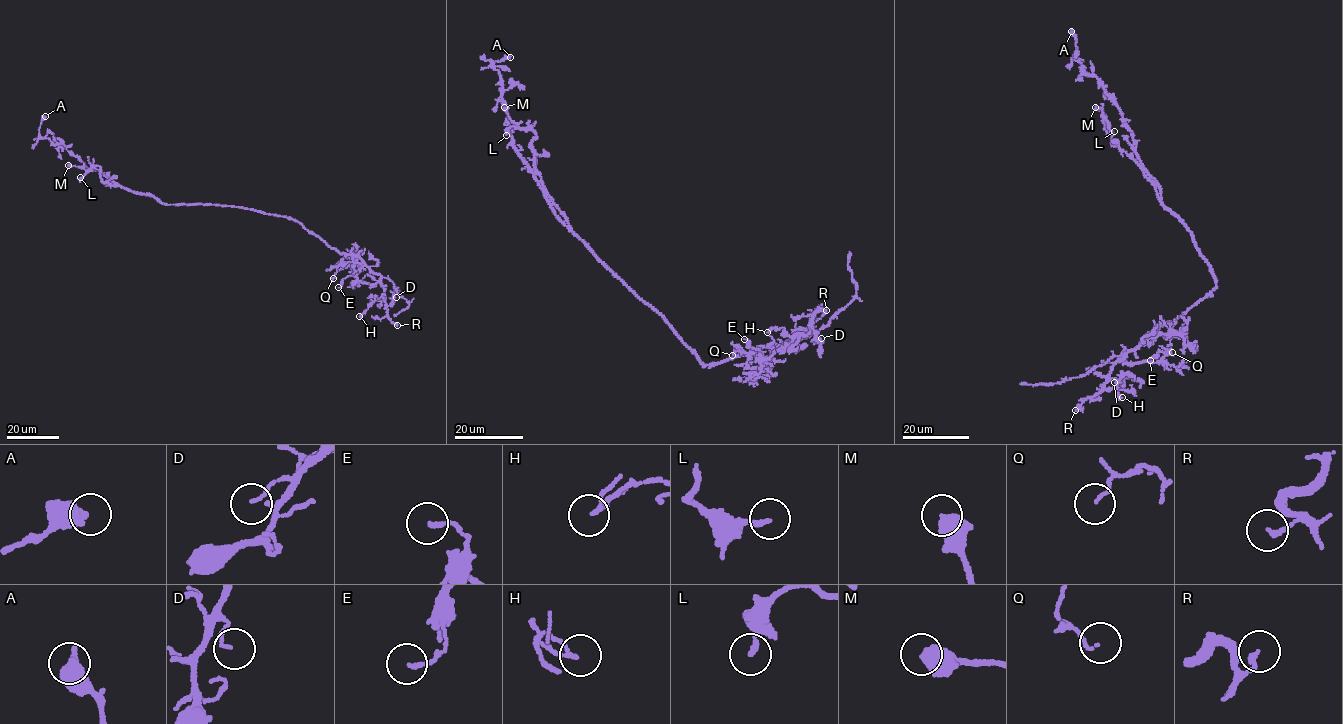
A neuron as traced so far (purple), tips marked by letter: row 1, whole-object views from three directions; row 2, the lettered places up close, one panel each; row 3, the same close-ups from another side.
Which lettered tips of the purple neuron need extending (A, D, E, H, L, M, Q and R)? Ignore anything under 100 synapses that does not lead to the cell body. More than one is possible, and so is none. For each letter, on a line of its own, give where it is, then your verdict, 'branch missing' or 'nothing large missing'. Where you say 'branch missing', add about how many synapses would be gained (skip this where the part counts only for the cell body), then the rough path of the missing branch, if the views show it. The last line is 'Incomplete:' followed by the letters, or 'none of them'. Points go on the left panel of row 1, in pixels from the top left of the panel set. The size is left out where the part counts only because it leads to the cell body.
A: place (45, 116); nothing large missing
D: place (396, 297); nothing large missing
E: place (338, 287); nothing large missing
H: place (359, 316); nothing large missing
L: place (80, 177); nothing large missing
M: place (68, 165); nothing large missing
Q: place (333, 278); nothing large missing
R: place (397, 325); nothing large missing
Incomplete: none of them

